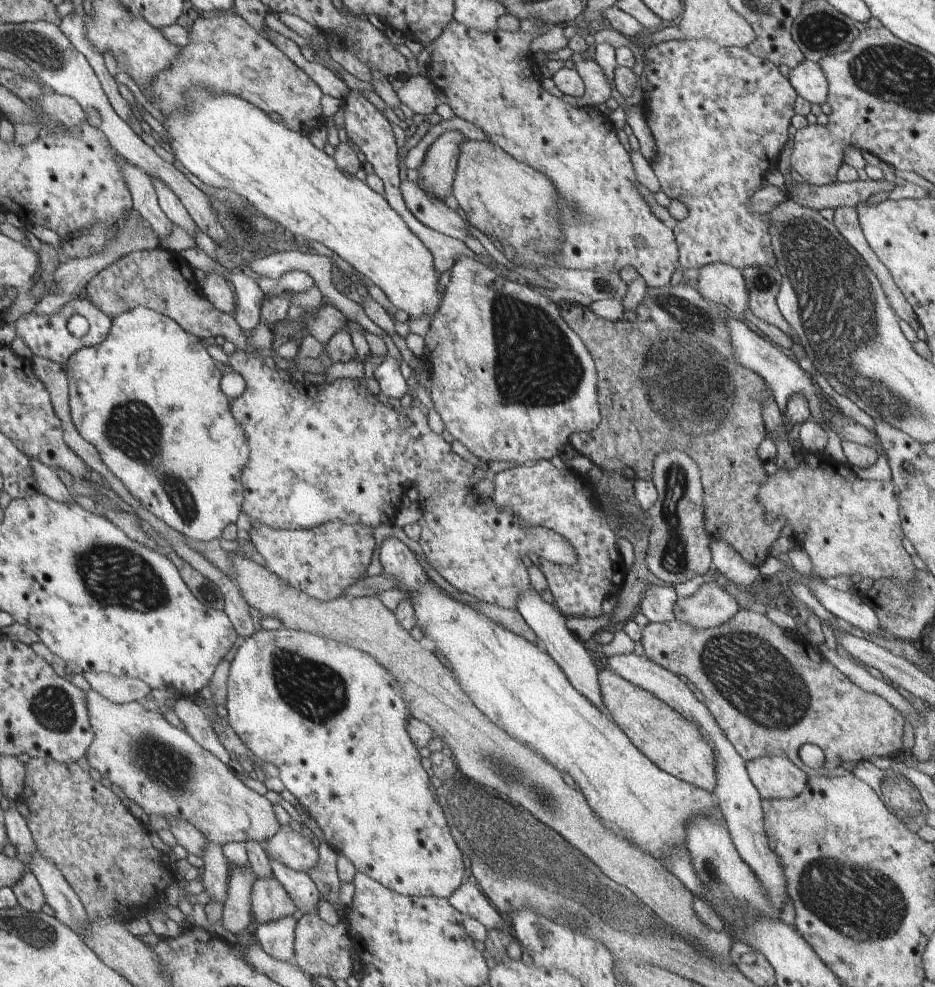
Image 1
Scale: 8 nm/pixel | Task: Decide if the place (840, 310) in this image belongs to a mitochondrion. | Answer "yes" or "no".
yes

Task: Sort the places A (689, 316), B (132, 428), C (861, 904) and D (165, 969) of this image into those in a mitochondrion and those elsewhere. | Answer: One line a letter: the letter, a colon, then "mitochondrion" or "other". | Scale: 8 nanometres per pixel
A: mitochondrion
B: mitochondrion
C: mitochondrion
D: other

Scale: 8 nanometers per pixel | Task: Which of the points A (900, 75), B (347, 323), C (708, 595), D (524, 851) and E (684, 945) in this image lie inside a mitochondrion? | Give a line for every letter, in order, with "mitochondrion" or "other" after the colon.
A: mitochondrion
B: other
C: other
D: mitochondrion
E: mitochondrion

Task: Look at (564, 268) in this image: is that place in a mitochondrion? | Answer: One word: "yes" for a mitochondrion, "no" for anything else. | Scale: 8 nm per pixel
no

